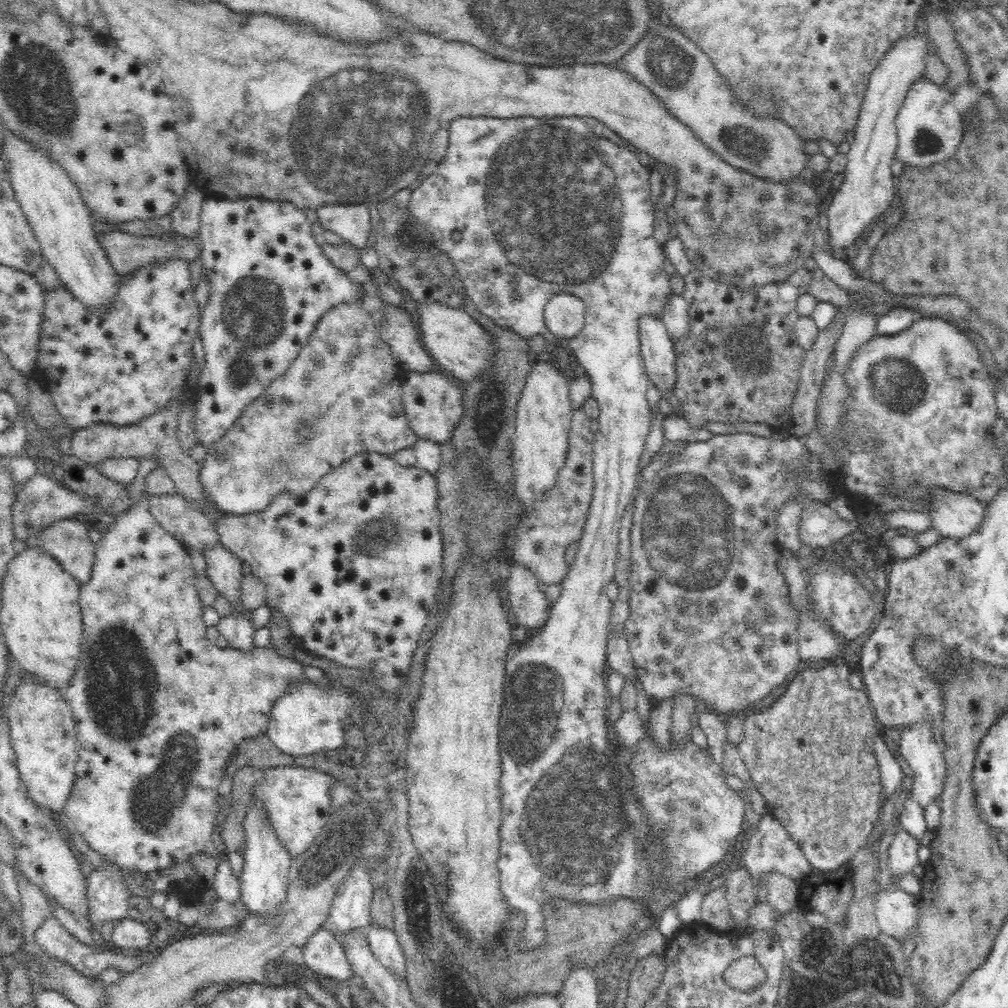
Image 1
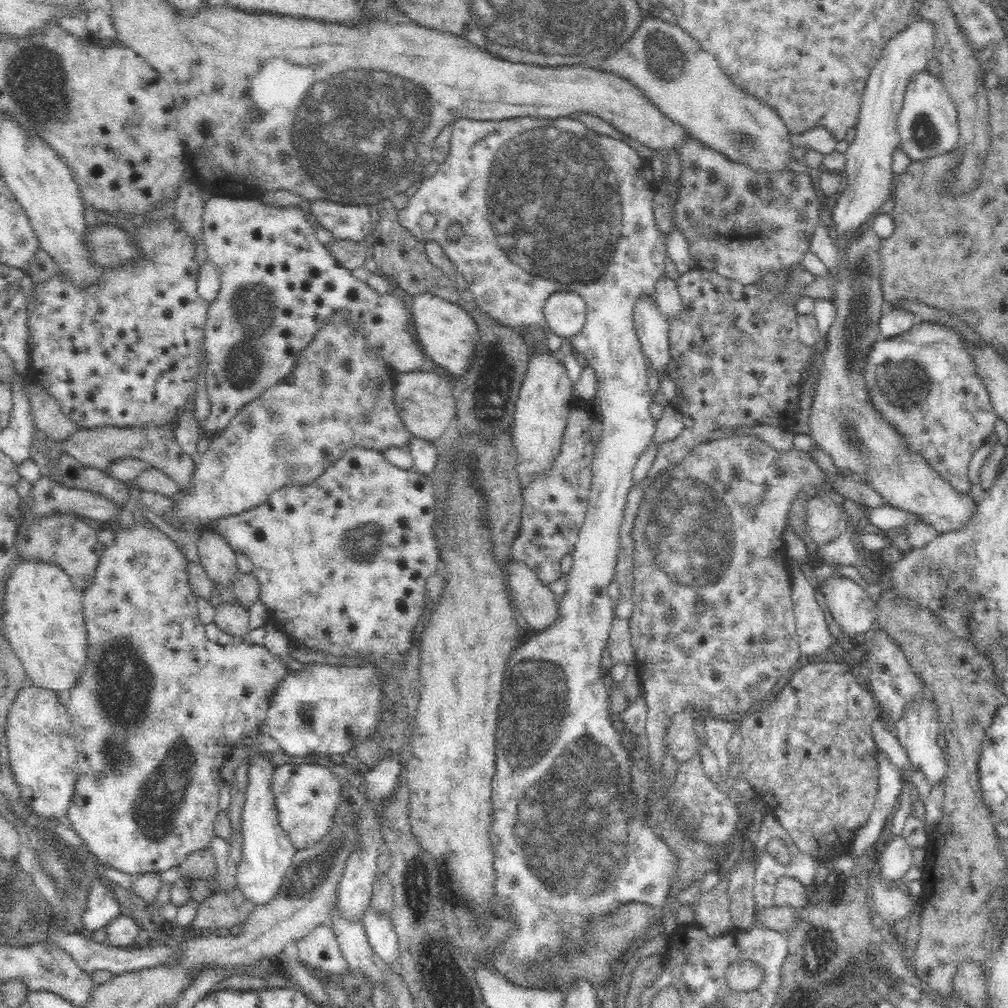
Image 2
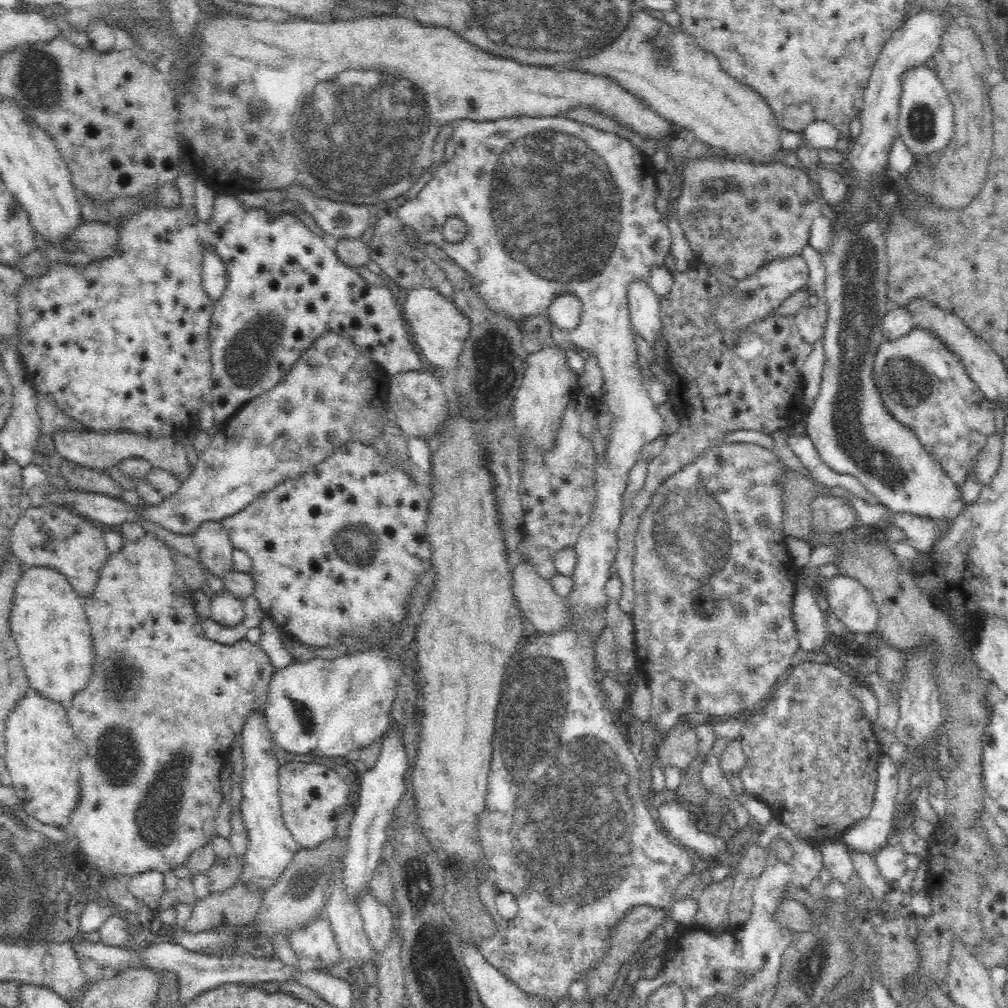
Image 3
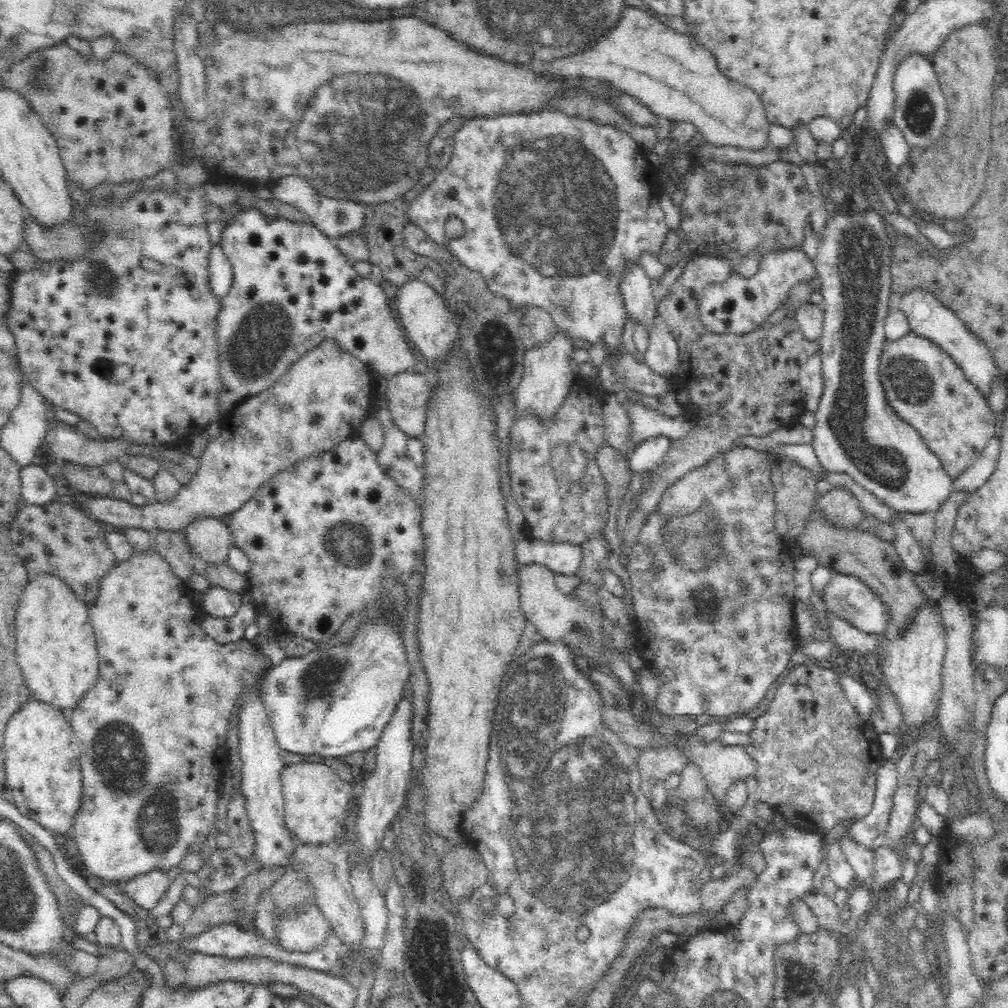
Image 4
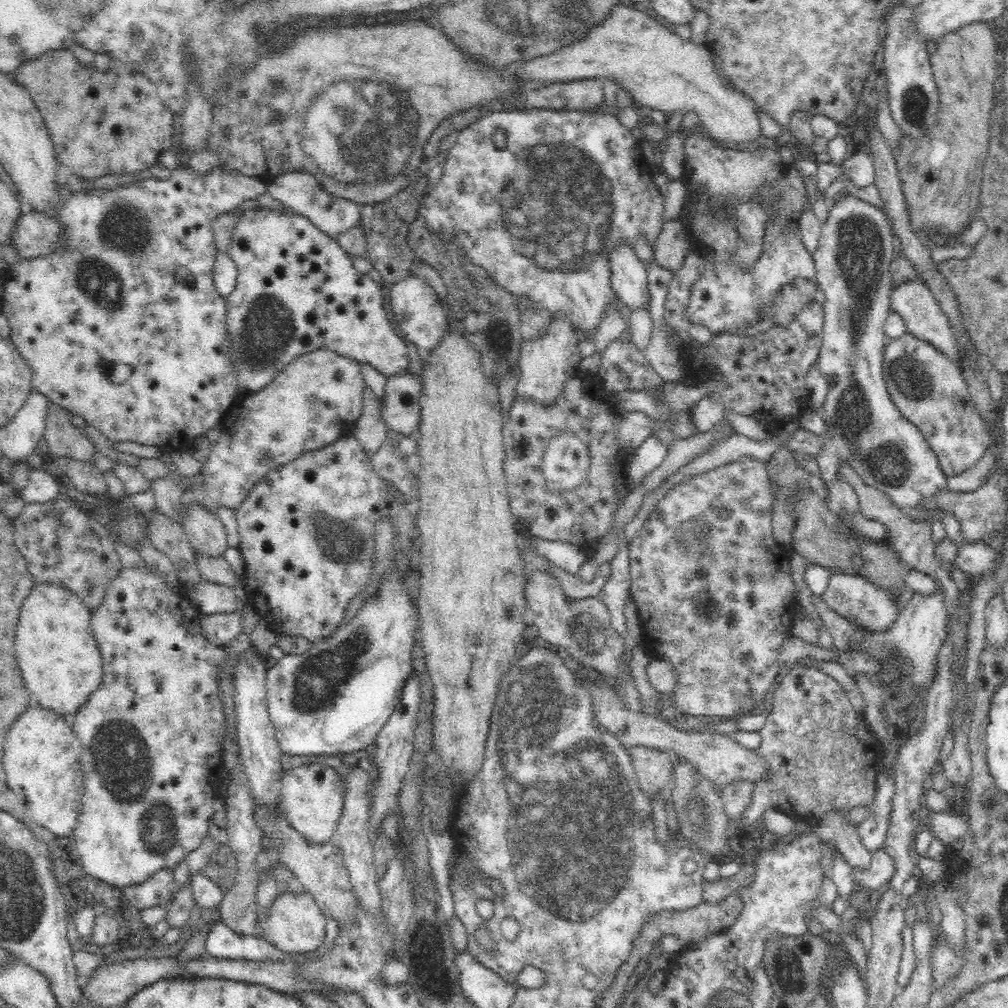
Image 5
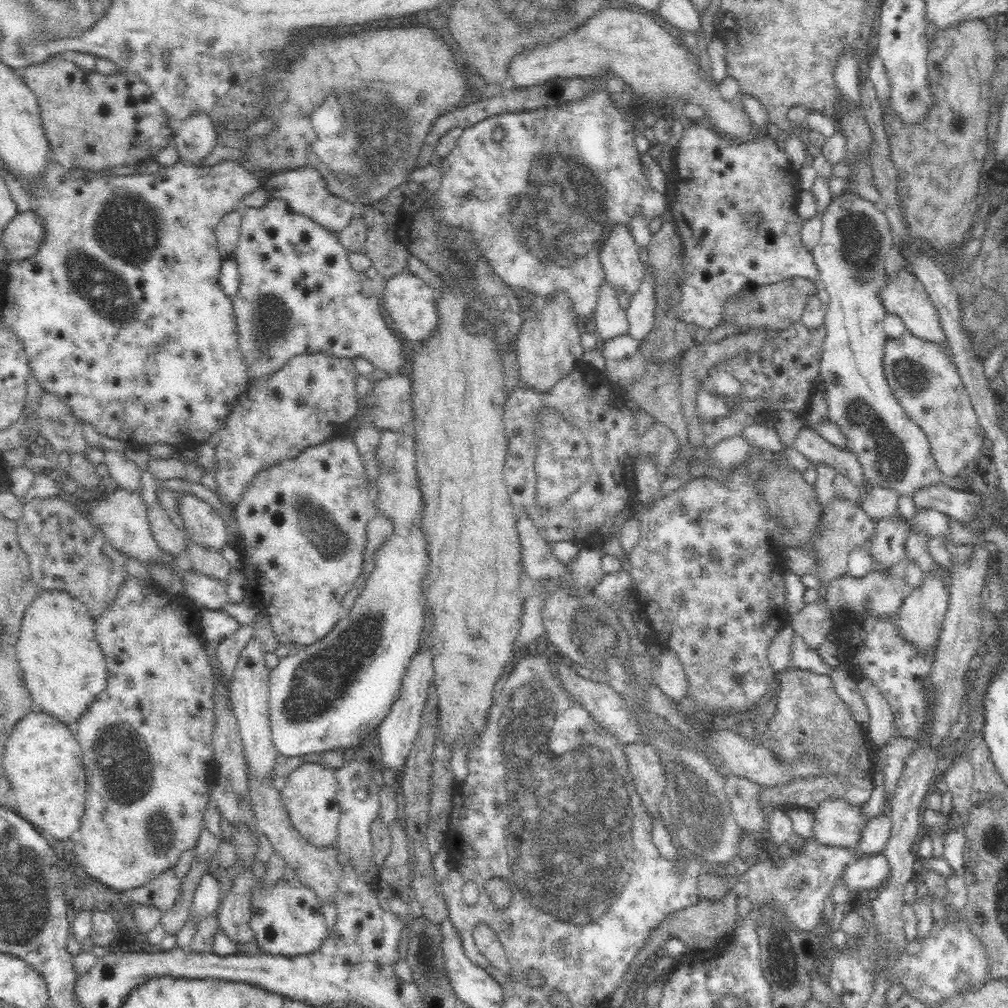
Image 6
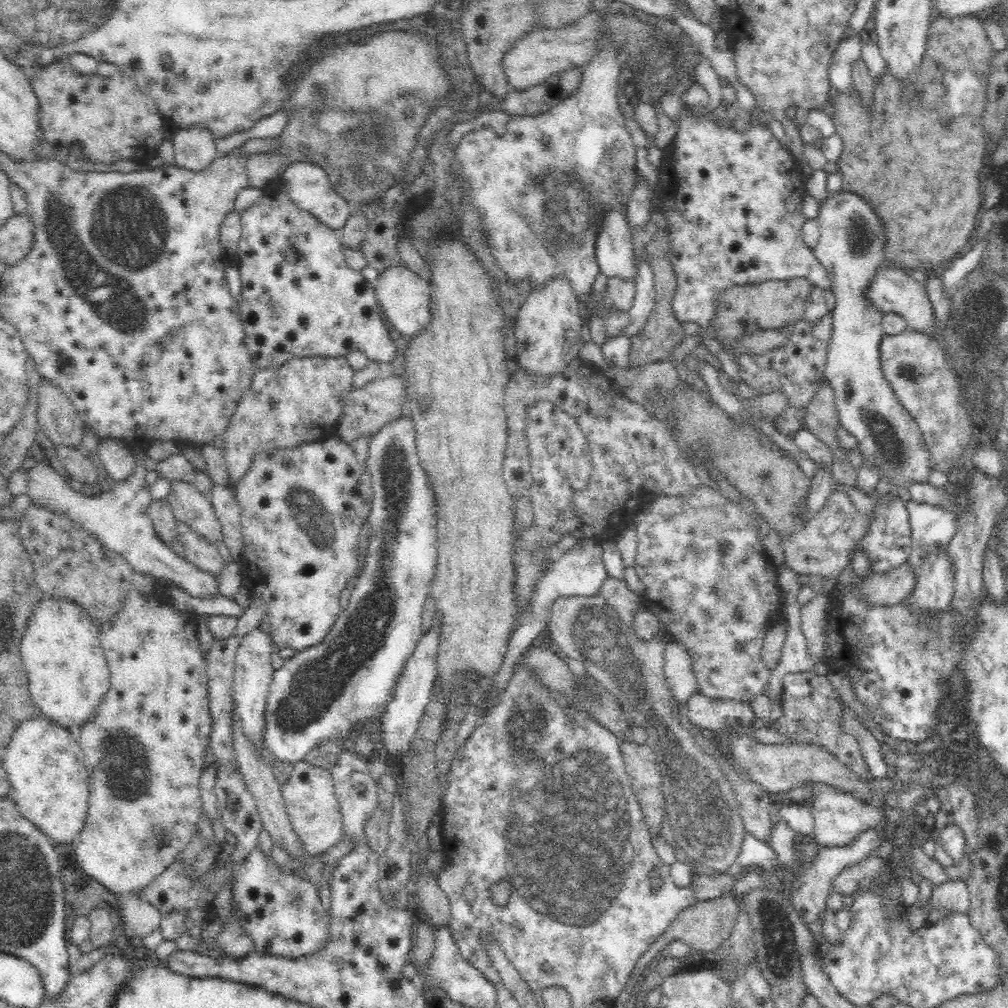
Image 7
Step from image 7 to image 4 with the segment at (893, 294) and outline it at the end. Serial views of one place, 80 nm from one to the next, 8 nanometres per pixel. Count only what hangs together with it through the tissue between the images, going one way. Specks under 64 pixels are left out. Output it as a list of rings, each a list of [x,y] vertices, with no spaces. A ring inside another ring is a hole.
[[[916,286],[910,288],[908,292],[898,294],[898,308],[906,321],[908,321],[908,328],[916,336],[926,338],[935,346],[938,346],[943,353],[954,361],[958,368],[962,369],[965,377],[970,382],[975,382],[983,394],[988,395],[991,389],[992,382],[999,378],[1000,372],[996,371],[992,357],[987,352],[987,348],[980,341],[973,336],[970,331],[958,320],[958,317],[950,310],[934,293],[927,288]]]

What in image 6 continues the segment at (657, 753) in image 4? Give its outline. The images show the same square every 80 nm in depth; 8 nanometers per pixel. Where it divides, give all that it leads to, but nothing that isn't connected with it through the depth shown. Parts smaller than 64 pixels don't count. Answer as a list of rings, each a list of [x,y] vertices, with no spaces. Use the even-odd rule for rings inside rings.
[[[639,743],[623,745],[623,752],[634,787],[645,809],[649,811],[648,815],[653,821],[662,818],[659,806],[664,801],[666,776],[660,764],[660,757],[654,752],[654,756],[648,758],[648,764],[642,764],[646,760],[644,754],[640,754]]]

